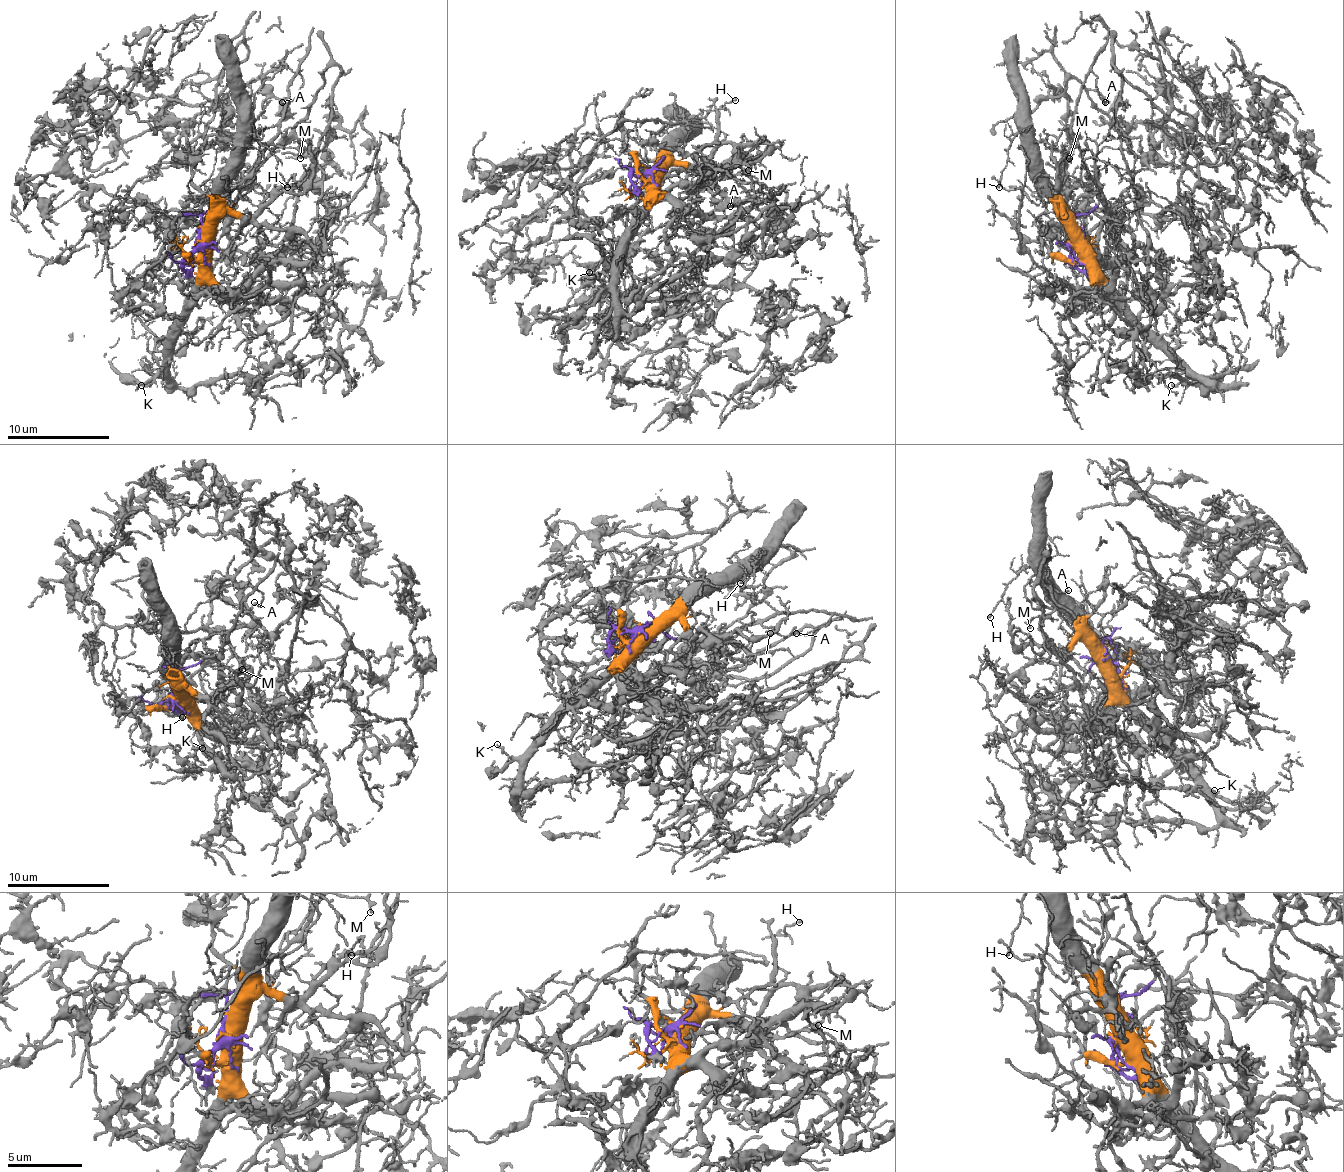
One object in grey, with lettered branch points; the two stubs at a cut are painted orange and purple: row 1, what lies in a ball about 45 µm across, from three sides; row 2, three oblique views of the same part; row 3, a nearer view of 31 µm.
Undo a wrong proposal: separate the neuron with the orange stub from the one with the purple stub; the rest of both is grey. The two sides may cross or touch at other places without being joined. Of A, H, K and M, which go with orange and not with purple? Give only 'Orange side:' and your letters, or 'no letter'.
Orange side: H, K

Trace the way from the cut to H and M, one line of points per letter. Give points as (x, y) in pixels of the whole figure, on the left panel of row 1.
H: (200, 239), (215, 193), (239, 167), (249, 134), (272, 152), (287, 188)
M: (200, 239), (200, 216), (236, 185), (272, 144), (292, 147), (300, 157)

